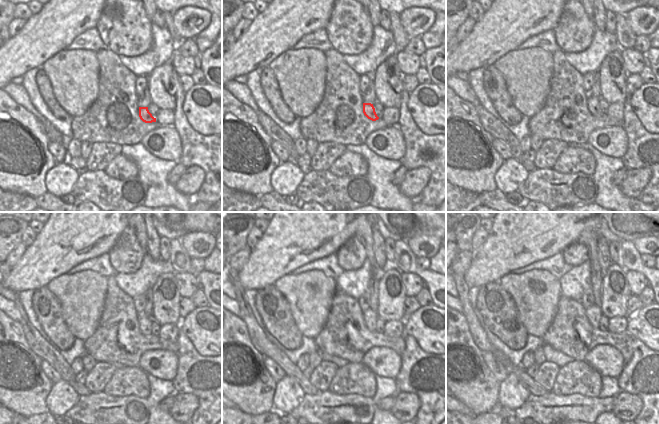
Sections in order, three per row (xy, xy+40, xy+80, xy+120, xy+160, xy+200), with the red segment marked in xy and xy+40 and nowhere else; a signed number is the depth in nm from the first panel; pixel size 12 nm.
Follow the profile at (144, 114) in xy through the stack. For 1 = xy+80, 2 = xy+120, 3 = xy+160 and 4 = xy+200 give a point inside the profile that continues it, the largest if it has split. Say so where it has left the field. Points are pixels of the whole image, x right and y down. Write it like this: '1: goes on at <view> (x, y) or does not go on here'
1: goes on at xy+80 (592, 102)
2: goes on at xy+120 (145, 322)
3: goes on at xy+160 (370, 317)
4: goes on at xy+200 (593, 313)

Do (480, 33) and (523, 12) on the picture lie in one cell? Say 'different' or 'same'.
same

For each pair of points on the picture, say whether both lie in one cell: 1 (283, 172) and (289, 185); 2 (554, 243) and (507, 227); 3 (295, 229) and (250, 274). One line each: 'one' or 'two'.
1: one
2: one
3: one

